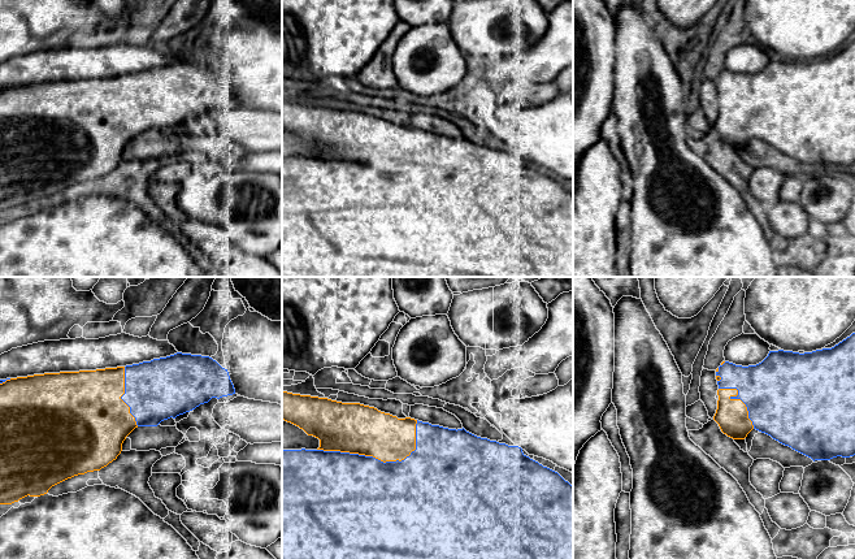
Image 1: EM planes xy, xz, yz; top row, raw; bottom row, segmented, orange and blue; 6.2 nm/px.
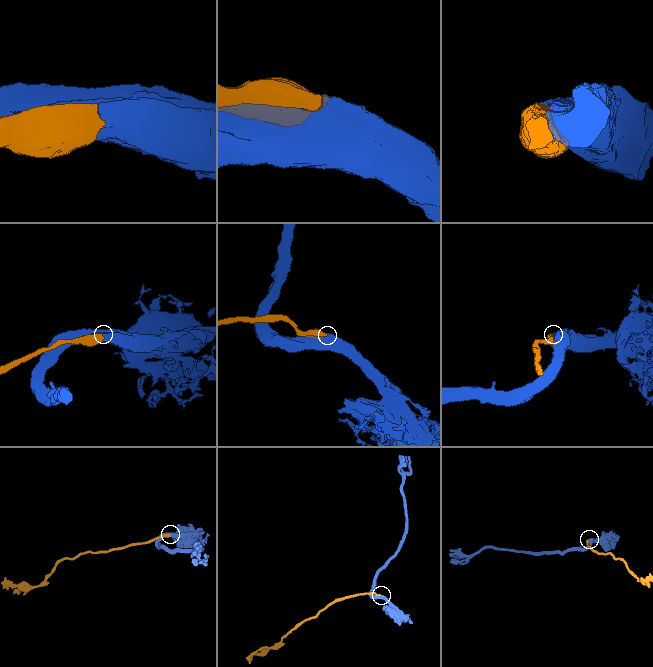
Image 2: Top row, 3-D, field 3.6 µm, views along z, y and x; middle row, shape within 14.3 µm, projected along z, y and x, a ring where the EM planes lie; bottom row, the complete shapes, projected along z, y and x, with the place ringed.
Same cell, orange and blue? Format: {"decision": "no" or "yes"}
{"decision": "yes"}

